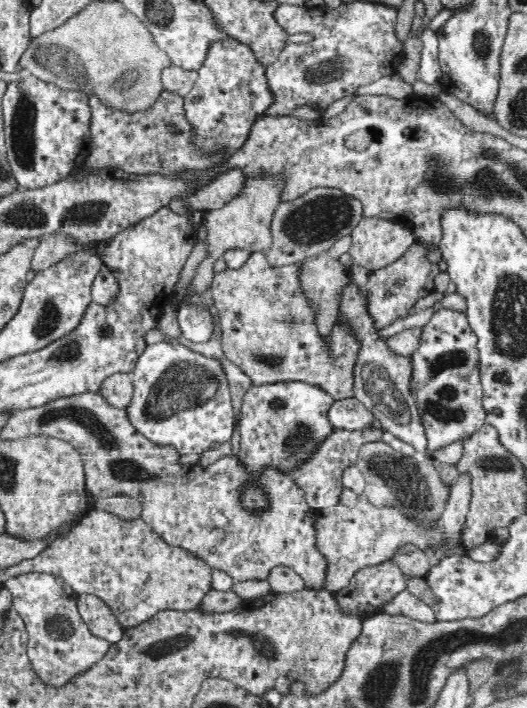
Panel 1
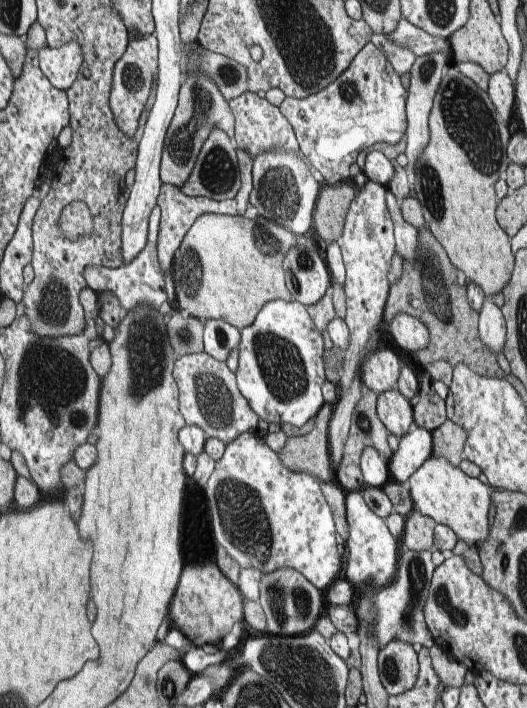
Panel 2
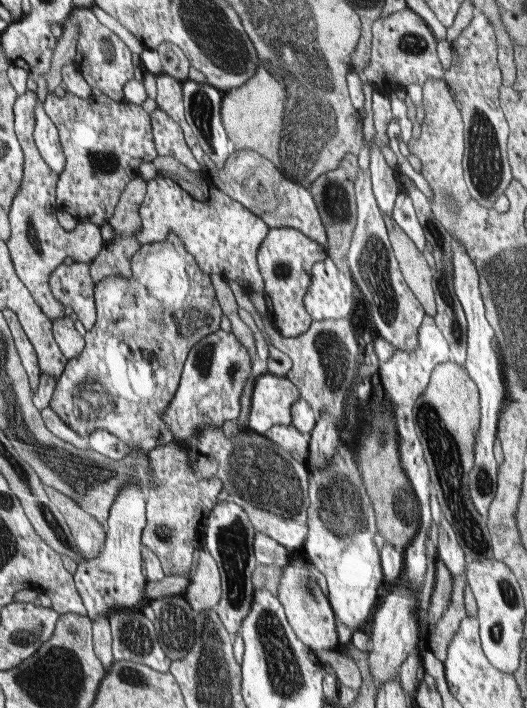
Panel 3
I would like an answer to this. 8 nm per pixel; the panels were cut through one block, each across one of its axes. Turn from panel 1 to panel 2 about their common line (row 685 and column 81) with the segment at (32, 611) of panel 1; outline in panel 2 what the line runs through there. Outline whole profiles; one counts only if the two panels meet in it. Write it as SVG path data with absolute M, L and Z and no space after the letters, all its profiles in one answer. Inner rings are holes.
M68 42L66 46L44 47L38 51L42 74L50 79L58 90L66 91L76 80L82 66L82 50L76 42Z

